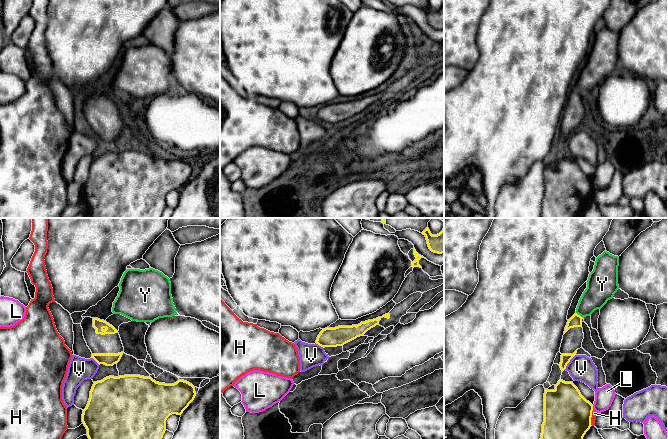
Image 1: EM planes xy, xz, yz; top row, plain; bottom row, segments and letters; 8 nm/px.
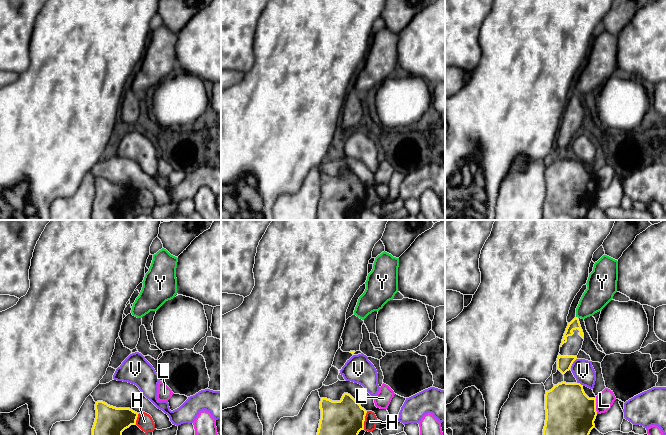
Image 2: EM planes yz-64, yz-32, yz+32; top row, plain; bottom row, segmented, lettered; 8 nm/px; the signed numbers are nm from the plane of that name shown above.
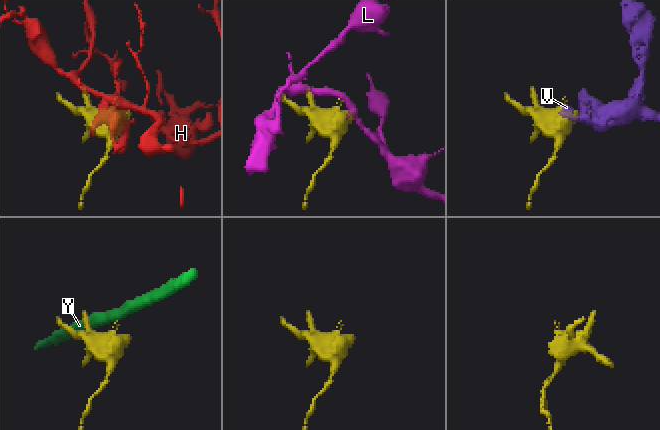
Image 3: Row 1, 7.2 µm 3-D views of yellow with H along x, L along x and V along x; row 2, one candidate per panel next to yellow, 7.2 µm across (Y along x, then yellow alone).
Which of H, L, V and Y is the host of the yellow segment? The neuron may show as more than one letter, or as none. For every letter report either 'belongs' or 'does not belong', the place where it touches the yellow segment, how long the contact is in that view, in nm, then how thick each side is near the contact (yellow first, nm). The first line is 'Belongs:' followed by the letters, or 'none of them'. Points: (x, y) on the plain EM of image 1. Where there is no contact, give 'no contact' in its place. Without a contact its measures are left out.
Belongs: none of them
H: does not belong | yz (591, 192) | 140 nm | 380/50 nm
L: does not belong | yz (592, 183) | 30 nm | 380/150 nm
V: does not belong | yz (569, 137) | 160 nm | 80/200 nm
Y: does not belong | yz (579, 91) | 80 nm | 100/200 nm

